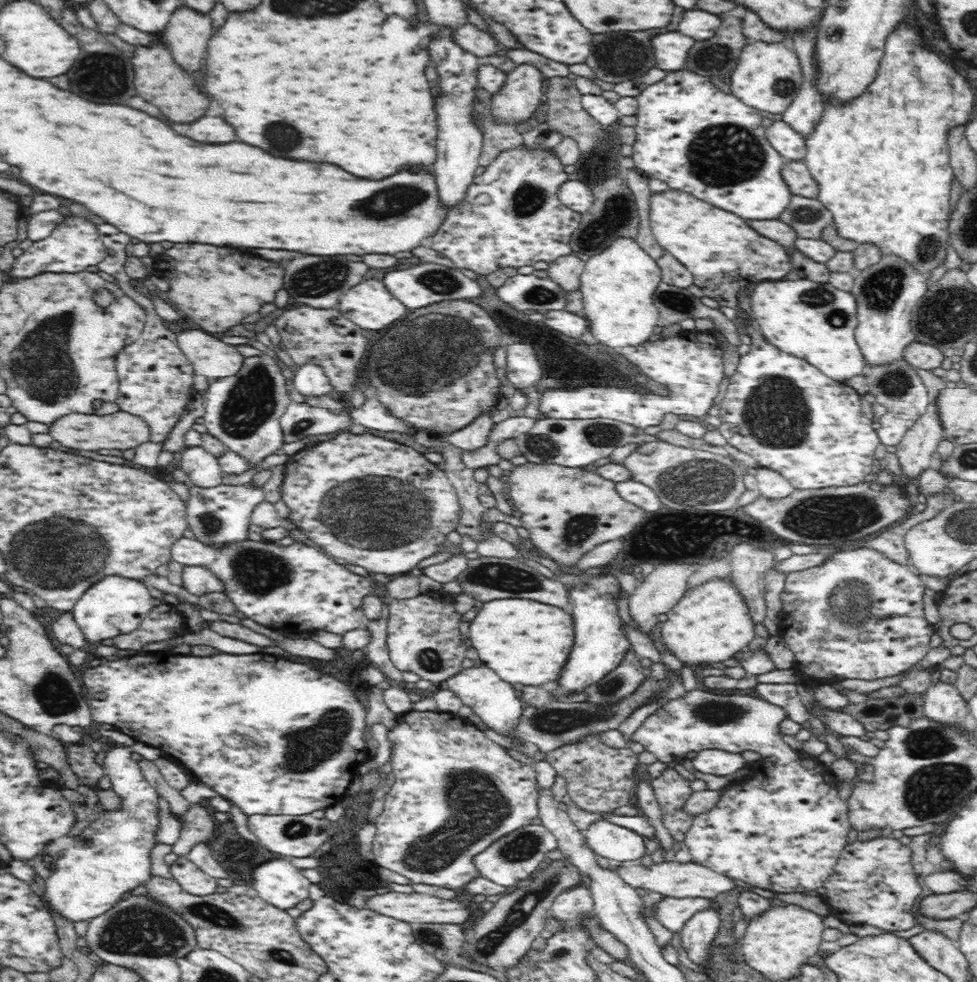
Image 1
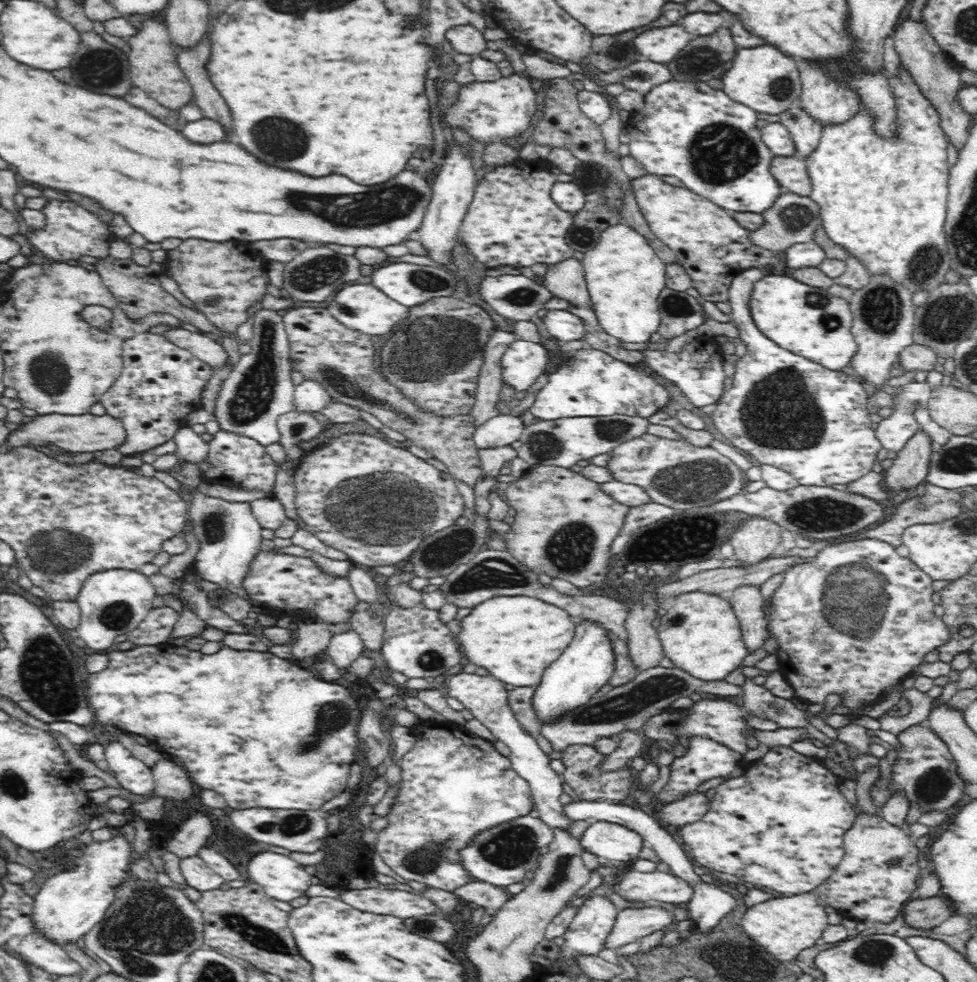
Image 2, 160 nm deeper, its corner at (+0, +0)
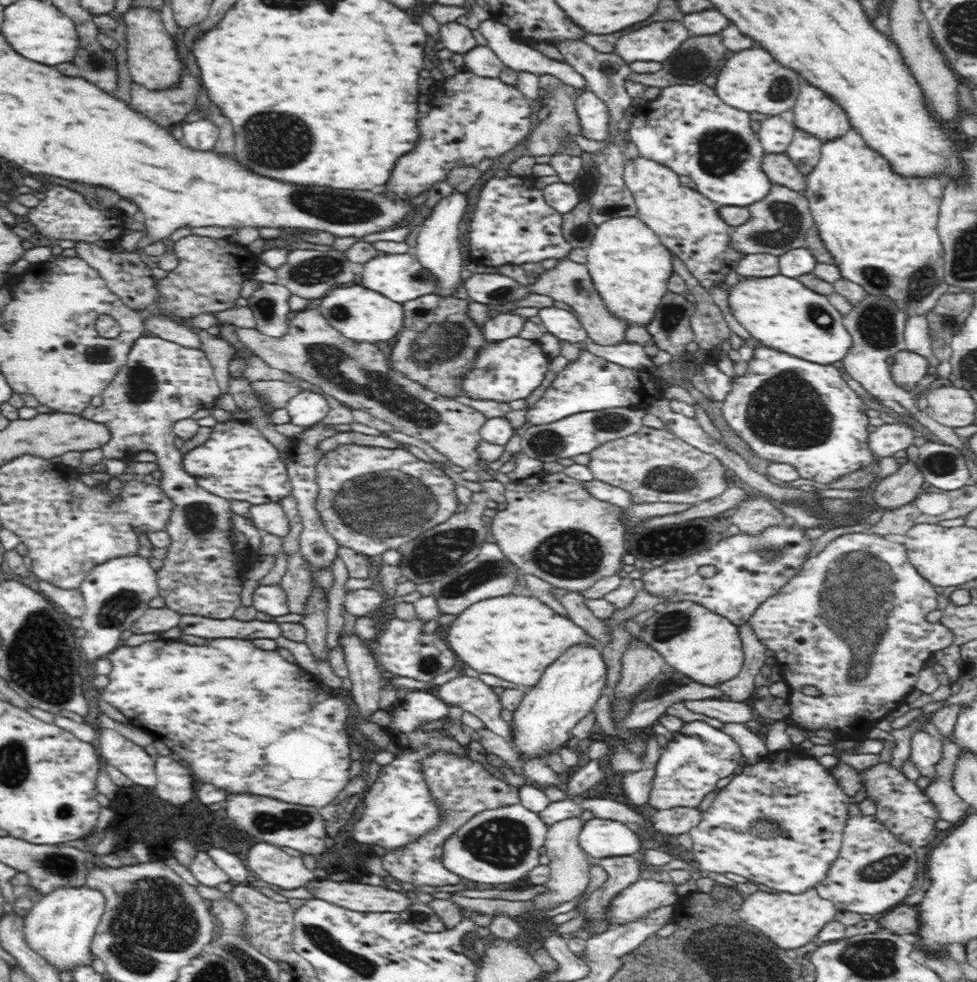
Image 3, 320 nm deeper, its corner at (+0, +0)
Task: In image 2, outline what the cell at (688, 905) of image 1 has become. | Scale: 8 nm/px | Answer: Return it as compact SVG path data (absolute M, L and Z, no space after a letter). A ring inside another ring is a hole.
M662 907L625 908L616 917L605 948L615 949L662 930L672 922L671 910Z

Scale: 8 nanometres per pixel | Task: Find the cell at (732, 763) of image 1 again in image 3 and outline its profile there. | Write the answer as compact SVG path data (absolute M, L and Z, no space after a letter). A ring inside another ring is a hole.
M700 720L686 722L678 732L672 732L672 737L668 740L666 746L660 750L660 759L652 767L654 768L654 780L648 804L658 811L676 807L698 808L707 794L716 792L733 776L734 770L738 768L740 758L743 756L740 746L729 734Z

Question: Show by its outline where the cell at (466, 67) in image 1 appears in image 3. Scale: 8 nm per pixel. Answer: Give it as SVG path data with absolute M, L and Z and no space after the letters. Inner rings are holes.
M454 192L450 198L442 198L436 208L432 208L430 218L420 227L418 244L413 249L423 268L430 270L436 278L437 294L443 297L457 297L457 290L462 286L464 268L462 266L462 254L460 254L460 220L466 210L466 196L460 192Z

